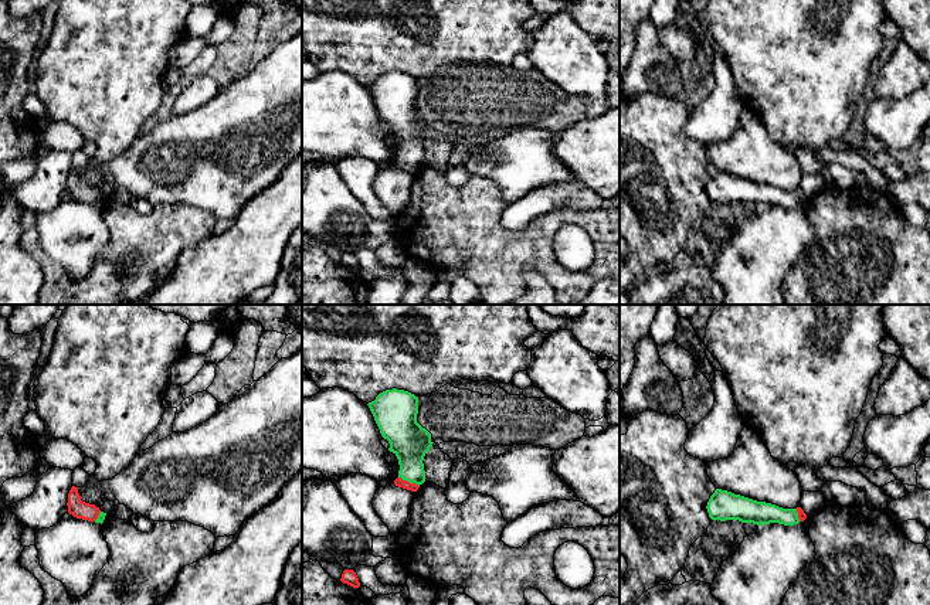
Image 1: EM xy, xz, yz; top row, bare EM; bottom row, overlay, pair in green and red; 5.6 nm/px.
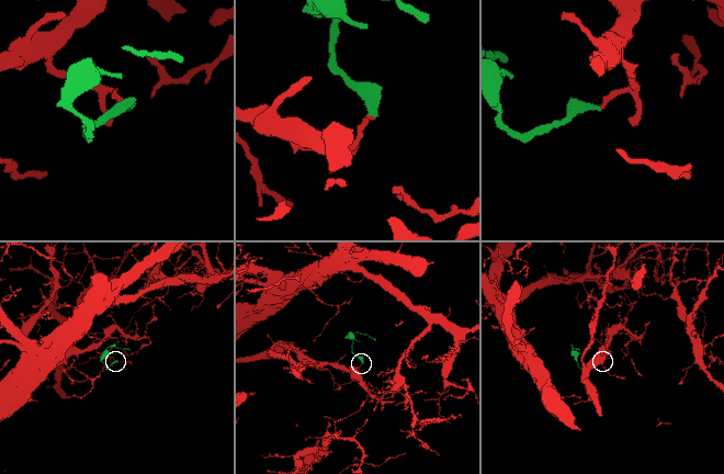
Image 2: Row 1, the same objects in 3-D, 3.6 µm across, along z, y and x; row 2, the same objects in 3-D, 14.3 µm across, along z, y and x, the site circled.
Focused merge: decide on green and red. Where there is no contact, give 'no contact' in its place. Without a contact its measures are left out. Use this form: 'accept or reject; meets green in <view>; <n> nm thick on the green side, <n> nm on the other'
accept; meets green in xz; 220 nm thick on the green side, 50 nm on the other

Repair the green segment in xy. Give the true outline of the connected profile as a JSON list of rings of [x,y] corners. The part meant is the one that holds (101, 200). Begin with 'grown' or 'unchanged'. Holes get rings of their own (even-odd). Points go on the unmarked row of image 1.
grown; [[[72,169],[68,176],[68,196],[77,201],[103,205],[106,196],[101,194],[95,187],[89,187],[81,183],[78,170]]]

